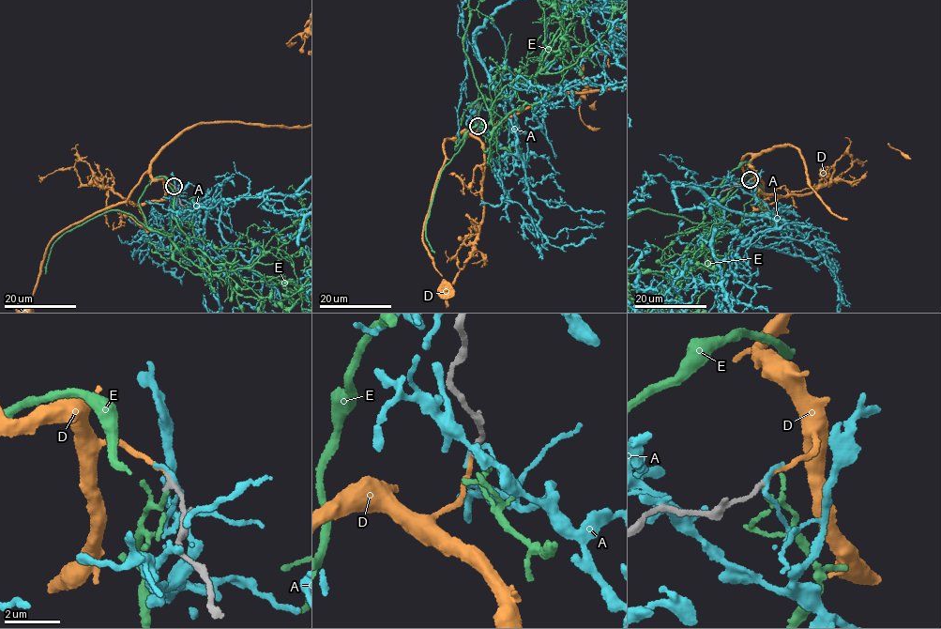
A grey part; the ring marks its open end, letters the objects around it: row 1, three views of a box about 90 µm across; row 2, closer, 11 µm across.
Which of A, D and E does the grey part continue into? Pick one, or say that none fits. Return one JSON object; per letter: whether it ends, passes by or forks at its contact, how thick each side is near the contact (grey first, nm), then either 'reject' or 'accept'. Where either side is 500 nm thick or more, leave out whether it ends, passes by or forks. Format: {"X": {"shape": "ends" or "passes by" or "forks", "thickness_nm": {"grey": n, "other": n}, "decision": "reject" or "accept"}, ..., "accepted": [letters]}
{"A": {"shape": "ends", "thickness_nm": {"grey": 200, "other": 140}, "decision": "reject"}, "D": {"shape": "ends", "thickness_nm": {"grey": 200, "other": 140}, "decision": "accept"}, "E": {"shape": "passes by", "thickness_nm": {"grey": 220, "other": 110}, "decision": "reject"}, "accepted": ["D"]}

